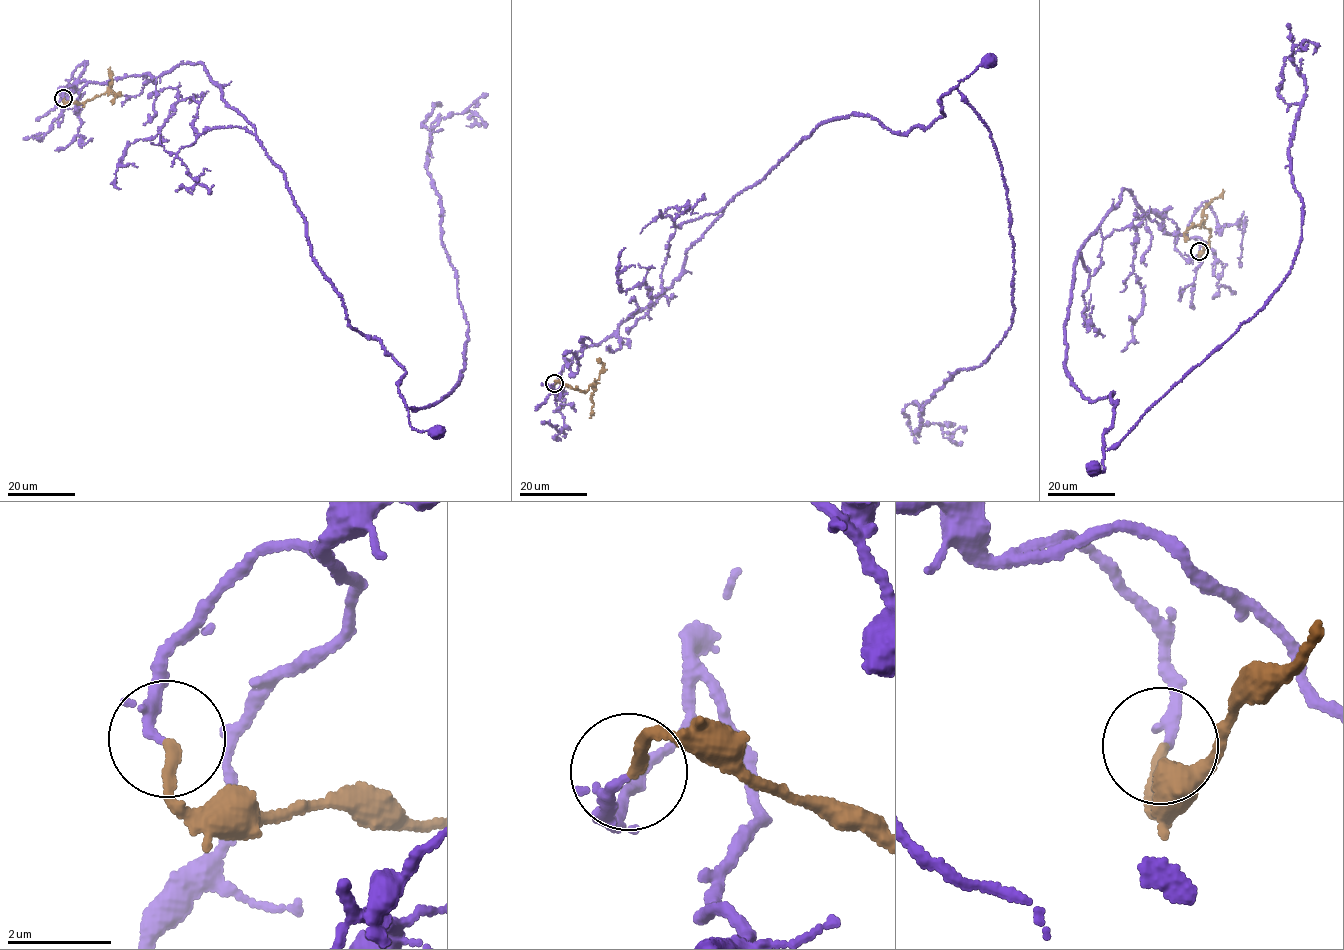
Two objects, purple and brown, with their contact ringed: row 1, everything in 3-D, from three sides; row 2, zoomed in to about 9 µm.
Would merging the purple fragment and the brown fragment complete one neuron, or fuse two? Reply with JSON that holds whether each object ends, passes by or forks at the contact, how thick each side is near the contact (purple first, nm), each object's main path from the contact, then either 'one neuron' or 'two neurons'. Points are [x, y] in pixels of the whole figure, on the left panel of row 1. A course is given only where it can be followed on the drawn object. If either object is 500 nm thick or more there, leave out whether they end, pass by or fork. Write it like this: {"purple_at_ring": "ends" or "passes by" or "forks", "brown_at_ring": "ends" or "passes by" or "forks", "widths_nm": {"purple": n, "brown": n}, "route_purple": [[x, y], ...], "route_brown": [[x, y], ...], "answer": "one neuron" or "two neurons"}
{"purple_at_ring": "ends", "brown_at_ring": "ends", "widths_nm": {"purple": 200, "brown": 200}, "route_purple": [[63, 98], [84, 80], [203, 64], [284, 174], [350, 326], [405, 372], [410, 425], [436, 432]], "route_brown": [[63, 98], [69, 104], [79, 103], [103, 95], [112, 79], [109, 67]], "answer": "one neuron"}

